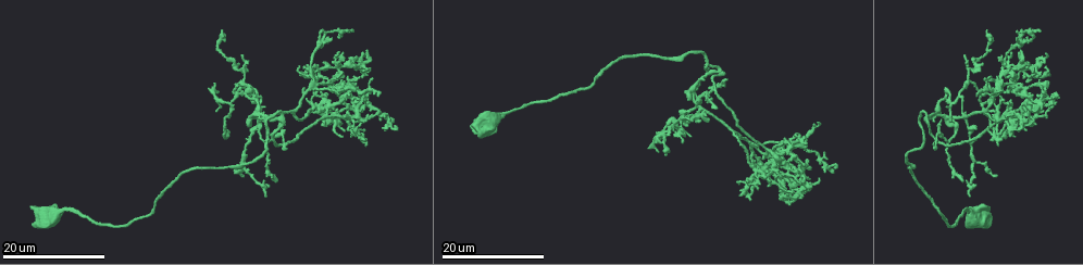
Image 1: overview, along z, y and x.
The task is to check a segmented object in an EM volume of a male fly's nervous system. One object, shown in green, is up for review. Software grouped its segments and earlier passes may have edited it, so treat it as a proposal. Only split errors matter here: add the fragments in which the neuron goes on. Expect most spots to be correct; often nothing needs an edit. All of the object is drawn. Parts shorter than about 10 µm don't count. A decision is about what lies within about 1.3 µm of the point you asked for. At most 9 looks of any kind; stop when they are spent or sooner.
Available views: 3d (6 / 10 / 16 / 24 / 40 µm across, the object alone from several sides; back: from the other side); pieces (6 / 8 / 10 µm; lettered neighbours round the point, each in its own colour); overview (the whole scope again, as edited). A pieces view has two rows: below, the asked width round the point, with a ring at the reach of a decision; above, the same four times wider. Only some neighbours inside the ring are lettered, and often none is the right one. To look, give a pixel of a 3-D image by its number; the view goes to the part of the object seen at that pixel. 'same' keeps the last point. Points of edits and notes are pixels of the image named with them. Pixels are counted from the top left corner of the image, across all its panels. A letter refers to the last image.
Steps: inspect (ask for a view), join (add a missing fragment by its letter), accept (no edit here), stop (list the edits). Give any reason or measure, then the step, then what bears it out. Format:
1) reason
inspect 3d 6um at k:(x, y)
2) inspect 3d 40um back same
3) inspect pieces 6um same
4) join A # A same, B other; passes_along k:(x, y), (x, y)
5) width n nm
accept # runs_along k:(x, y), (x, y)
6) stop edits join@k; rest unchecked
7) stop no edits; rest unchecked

branch stops here
inspect 3d 16um at 1:(1042, 88)

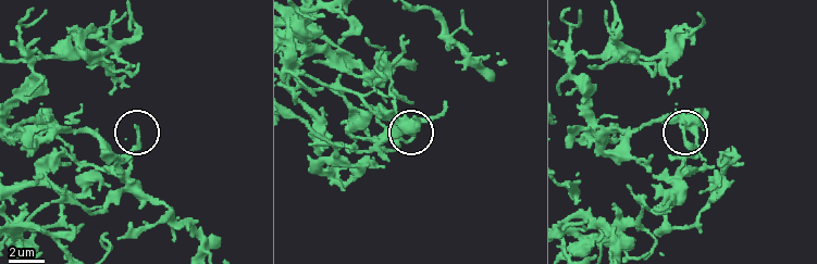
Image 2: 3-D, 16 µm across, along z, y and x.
inspect pieces 8um at 2:(137, 127)

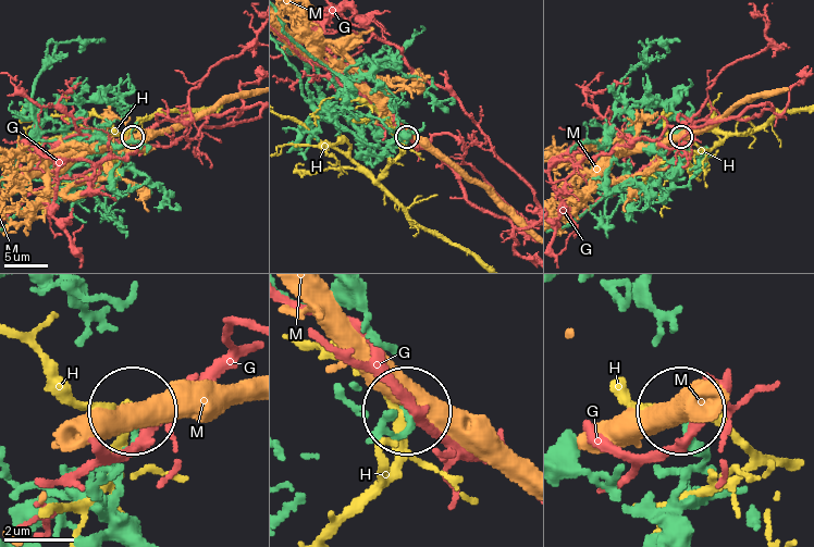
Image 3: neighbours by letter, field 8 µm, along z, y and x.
accept # G other, H other, M other; none of them fits

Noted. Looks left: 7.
branch stops here
inspect 3d 16um at 1:(351, 30)

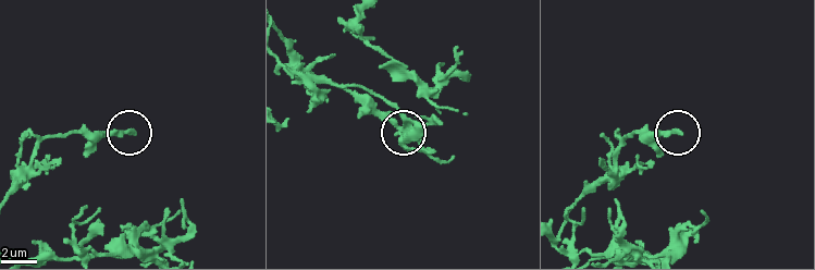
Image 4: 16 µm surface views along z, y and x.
inspect pieces 8um at 4:(132, 130)

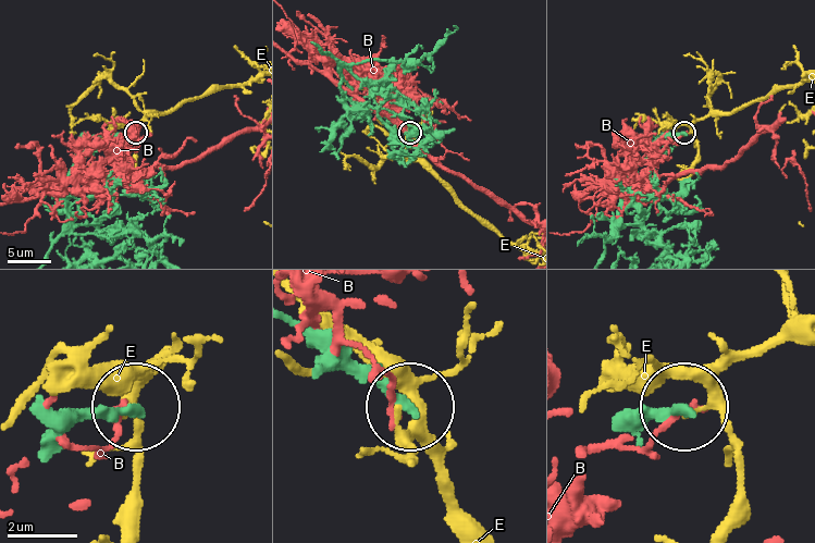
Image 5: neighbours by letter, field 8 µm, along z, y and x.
width 250 nm
accept # B other, E other; runs_along 5:(71, 415), (130, 409); none of them fits

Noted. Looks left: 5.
an open end
inspect 3d 24um at 1:(933, 149)

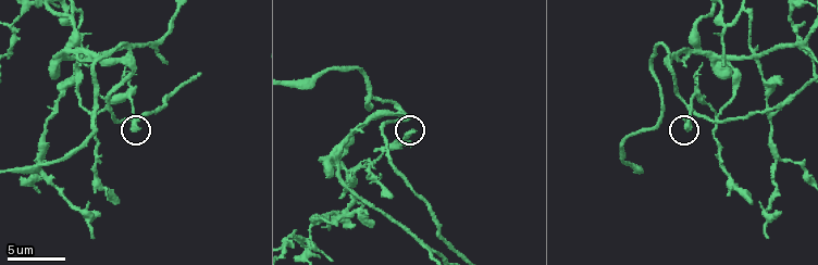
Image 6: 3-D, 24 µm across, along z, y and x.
inspect pieces 8um at 6:(135, 130)

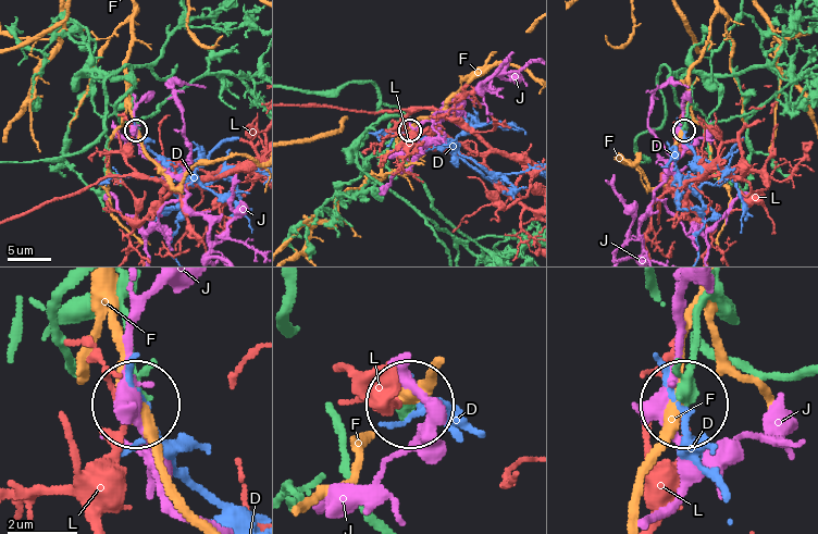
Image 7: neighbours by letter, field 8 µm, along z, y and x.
accept # D other, F other, J other, L other; no lettered fragment goes on from it

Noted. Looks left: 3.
an open end
inspect 3d 16um at 1:(752, 161)

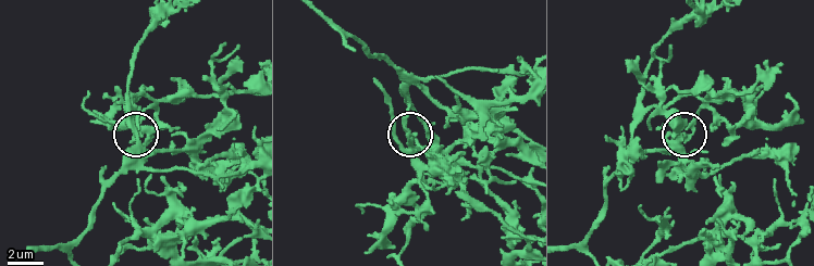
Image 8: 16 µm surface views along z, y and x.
inspect 3d 10um at 8:(408, 128)

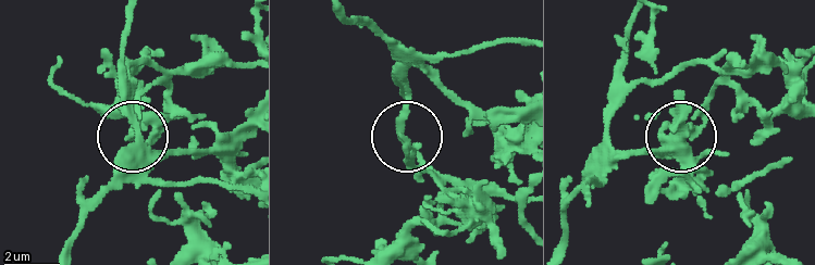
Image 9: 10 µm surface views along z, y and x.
inspect pieces 6um at 9:(404, 141)

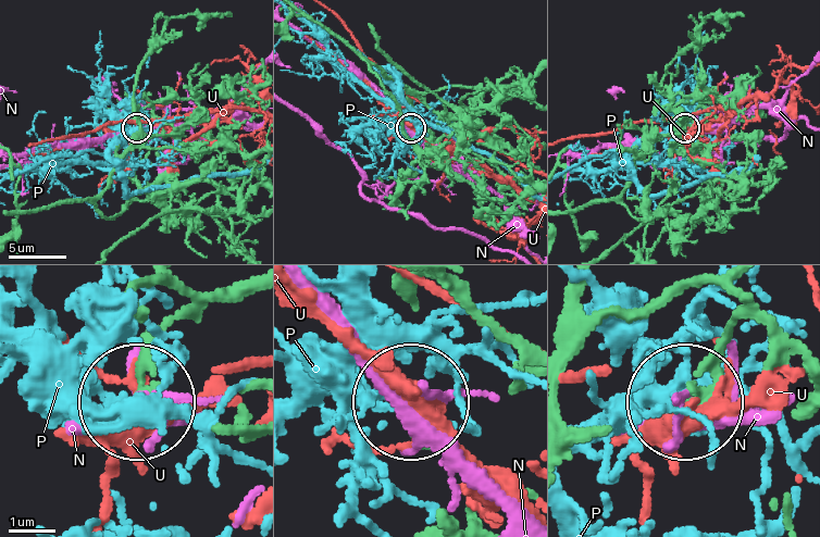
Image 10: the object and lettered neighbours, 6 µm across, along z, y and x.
width 210 nm
accept # N other, P other, U other; no lettered fragment goes on from it

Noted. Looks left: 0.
stop no edits; rest unchecked

